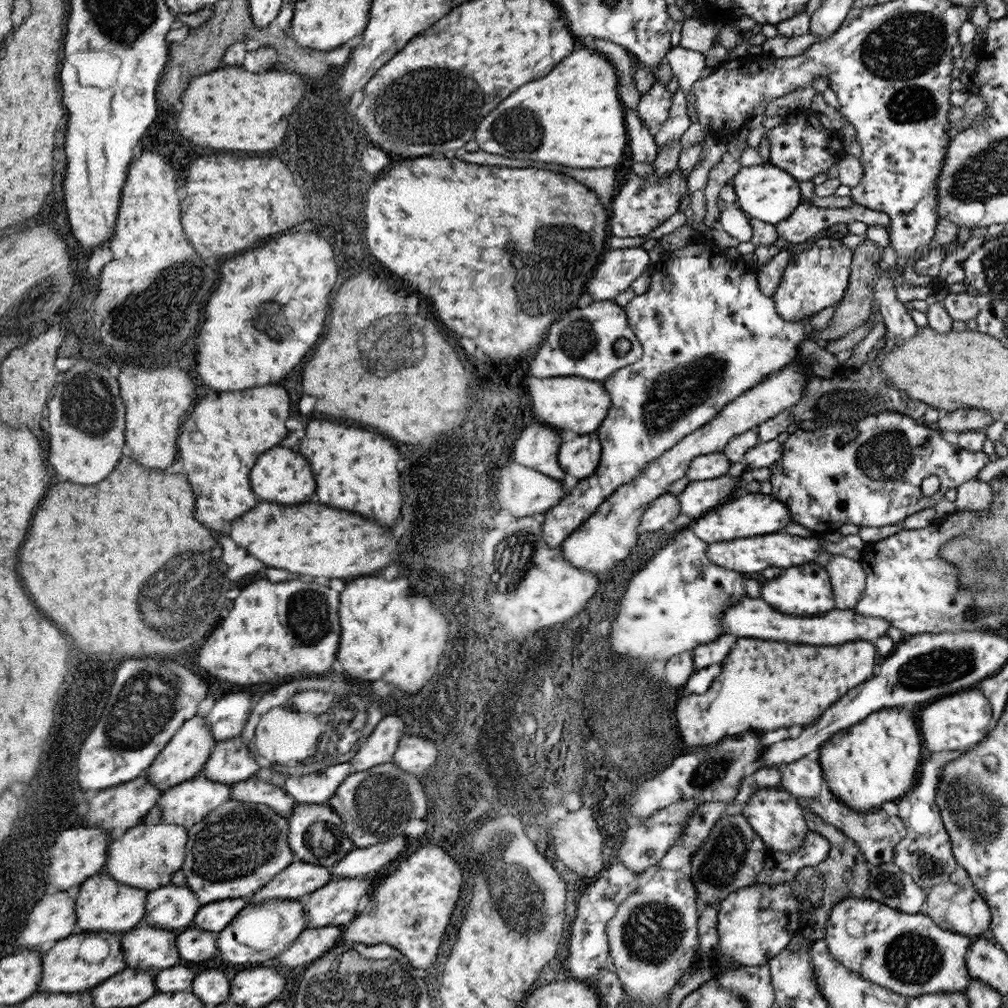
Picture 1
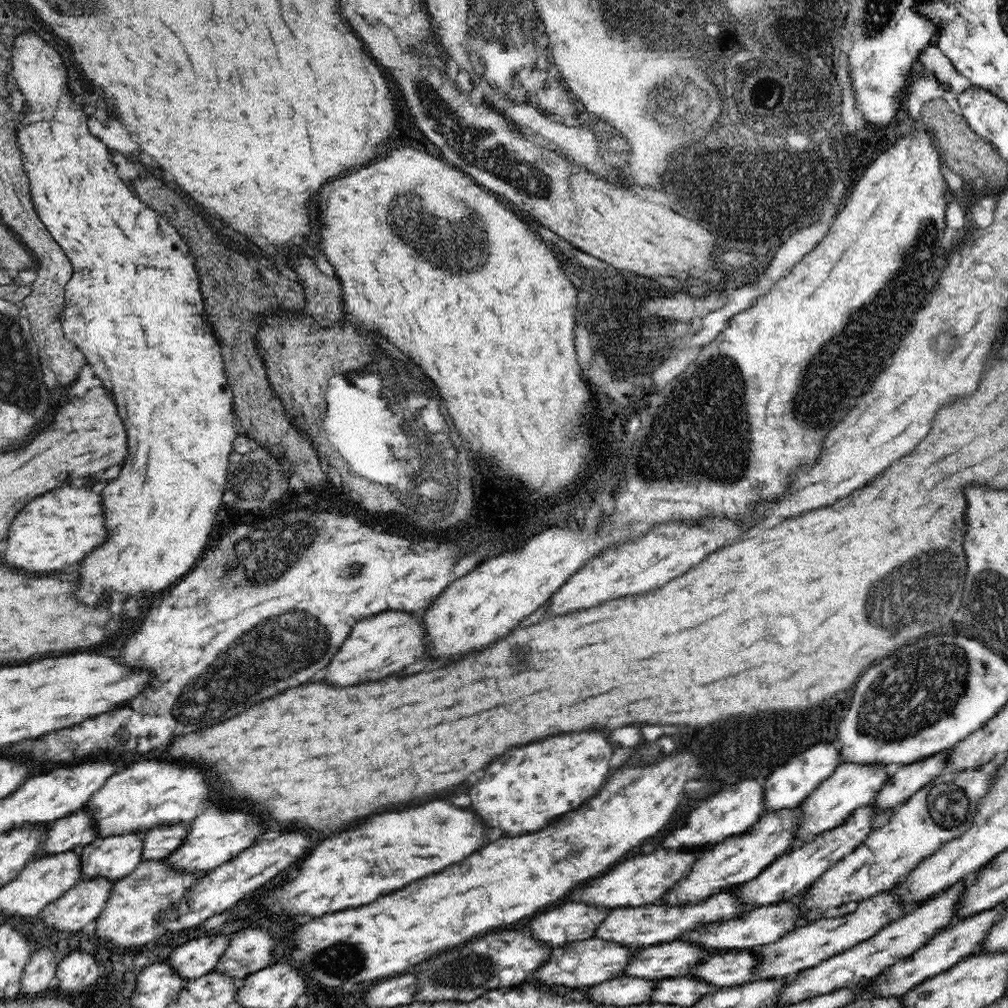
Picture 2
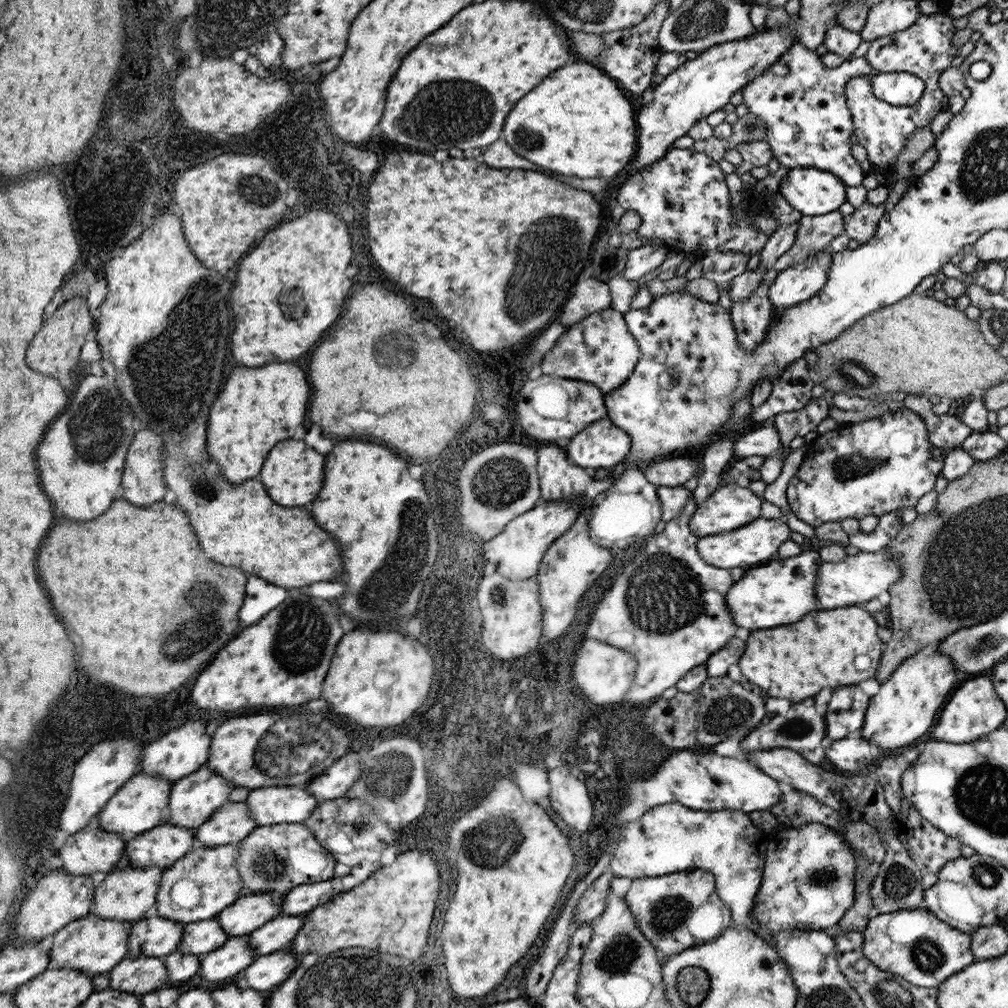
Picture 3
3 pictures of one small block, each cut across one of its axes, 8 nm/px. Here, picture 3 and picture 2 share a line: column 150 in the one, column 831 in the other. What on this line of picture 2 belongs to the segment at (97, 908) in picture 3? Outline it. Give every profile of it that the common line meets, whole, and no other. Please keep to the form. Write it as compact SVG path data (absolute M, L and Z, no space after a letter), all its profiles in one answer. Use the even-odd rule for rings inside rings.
M998 766L994 772L984 772L982 768L970 772L944 772L918 790L908 802L894 810L886 826L872 832L852 854L824 872L816 884L792 900L798 906L798 924L814 924L816 920L824 920L824 912L830 908L840 908L852 900L860 904L872 896L890 892L900 880L916 870L924 858L932 856L942 844L962 836L972 826L980 800L990 792L992 778L998 772Z

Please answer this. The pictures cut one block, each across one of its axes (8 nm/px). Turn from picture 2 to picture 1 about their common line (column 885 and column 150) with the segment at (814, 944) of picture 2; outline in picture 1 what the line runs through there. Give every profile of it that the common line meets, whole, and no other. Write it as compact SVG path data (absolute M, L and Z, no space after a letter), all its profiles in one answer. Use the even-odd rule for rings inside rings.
M167 884L147 894L145 920L141 920L137 928L157 928L179 934L193 926L197 912L201 912L201 902L191 888Z

